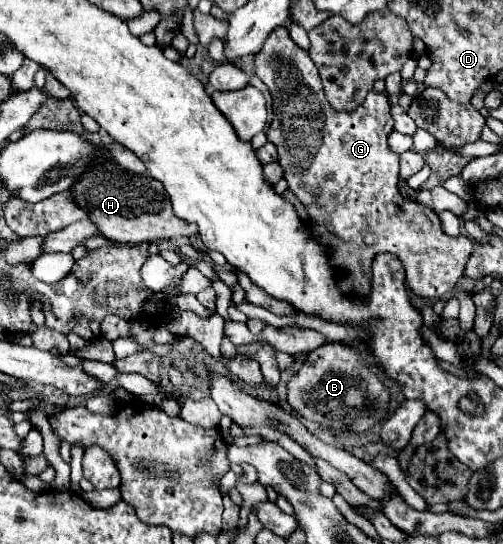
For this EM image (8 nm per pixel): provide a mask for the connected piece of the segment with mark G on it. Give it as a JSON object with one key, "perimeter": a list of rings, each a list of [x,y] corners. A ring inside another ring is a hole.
{"perimeter":[[[277,26],[277,30],[269,34],[263,50],[255,58],[255,66],[257,76],[267,84],[273,98],[273,122],[267,130],[267,142],[275,144],[277,148],[279,164],[283,168],[283,178],[287,180],[289,190],[307,208],[307,230],[313,240],[317,240],[327,252],[329,264],[337,272],[337,288],[347,296],[365,300],[371,290],[373,254],[395,252],[405,266],[407,286],[413,294],[427,300],[439,300],[453,292],[457,280],[463,274],[473,244],[463,234],[445,234],[437,214],[431,208],[403,198],[397,190],[399,156],[387,146],[387,136],[393,130],[389,98],[381,92],[369,92],[363,104],[355,110],[335,110],[325,98],[323,84],[317,68],[313,66],[313,60],[289,38],[289,32],[283,26]]]}

